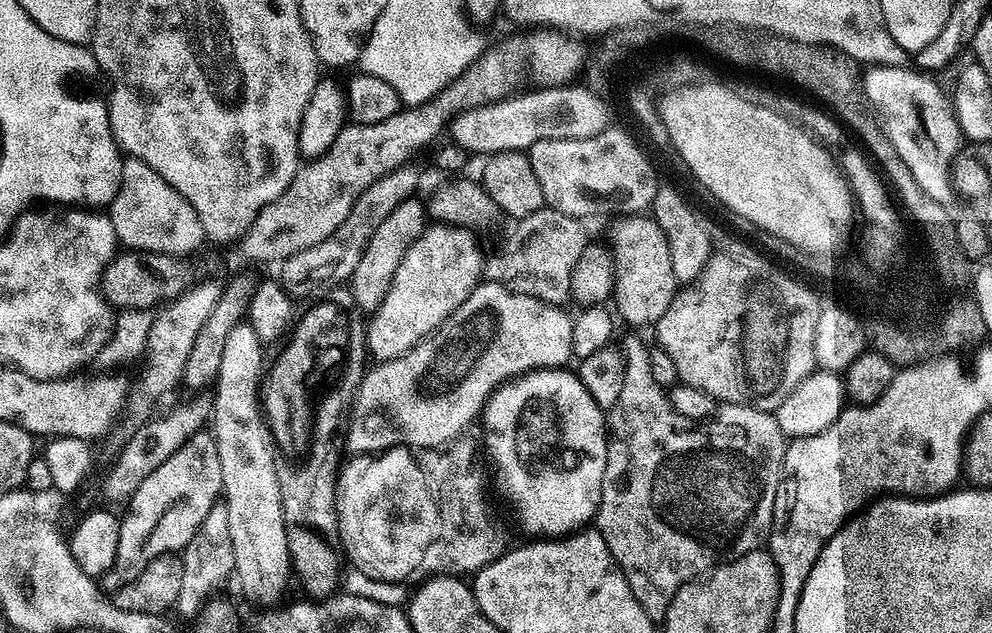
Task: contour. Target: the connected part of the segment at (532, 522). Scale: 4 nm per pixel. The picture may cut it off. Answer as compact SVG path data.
M537 368L531 372L523 372L520 376L514 376L505 380L484 403L482 421L484 420L484 440L482 436L482 448L488 451L488 460L496 471L496 484L500 487L502 495L508 499L510 507L516 511L516 520L529 532L532 538L563 538L577 530L583 529L587 522L595 521L596 511L600 505L602 494L602 474L606 474L606 454L608 453L608 433L606 431L605 409L590 398L586 386L582 386L579 375L575 371L568 372L564 368Z

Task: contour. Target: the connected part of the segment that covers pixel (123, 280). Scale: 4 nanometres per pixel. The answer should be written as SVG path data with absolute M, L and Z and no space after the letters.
M121 251L104 271L102 291L113 309L151 308L171 302L190 287L188 268L179 256L157 252Z

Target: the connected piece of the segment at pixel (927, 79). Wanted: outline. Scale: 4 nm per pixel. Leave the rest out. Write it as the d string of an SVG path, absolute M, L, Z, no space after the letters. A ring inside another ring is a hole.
M872 66L867 69L863 73L864 78L864 96L868 99L868 103L875 113L877 119L880 121L880 127L883 132L886 134L887 138L890 139L890 142L893 143L895 150L897 150L898 154L902 157L902 162L906 163L906 166L909 167L911 174L913 174L914 178L918 181L918 186L922 187L922 190L925 190L926 194L930 196L930 198L934 198L936 202L939 204L943 204L945 206L951 205L950 202L953 198L956 198L956 191L954 187L952 187L950 169L952 166L952 162L954 157L957 156L958 152L962 147L962 137L960 135L960 127L958 126L956 112L952 109L952 101L950 99L949 93L947 91L943 92L942 89L939 88L938 85L935 84L934 81L931 80L933 78L931 75L925 74L923 71L917 70L912 66L905 67L879 67Z

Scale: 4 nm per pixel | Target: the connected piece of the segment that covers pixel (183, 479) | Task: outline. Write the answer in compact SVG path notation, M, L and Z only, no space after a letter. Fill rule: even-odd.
M208 430L196 432L174 454L170 454L170 458L166 458L166 462L162 462L162 466L154 470L154 474L148 475L142 486L138 486L138 490L134 490L134 494L128 497L126 501L128 513L123 513L120 521L118 555L114 557L112 569L105 576L99 577L101 589L105 593L115 594L122 586L134 582L134 578L138 578L138 574L142 574L142 570L146 570L146 566L154 562L154 558L180 554L190 542L190 538L193 538L195 532L202 526L211 508L221 499L223 491L222 462L218 462L216 438Z

